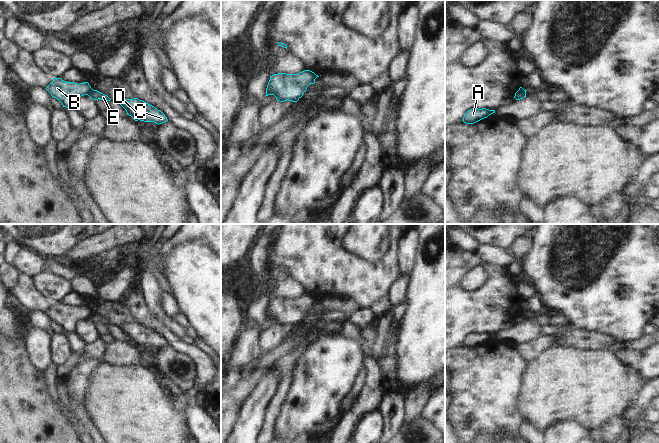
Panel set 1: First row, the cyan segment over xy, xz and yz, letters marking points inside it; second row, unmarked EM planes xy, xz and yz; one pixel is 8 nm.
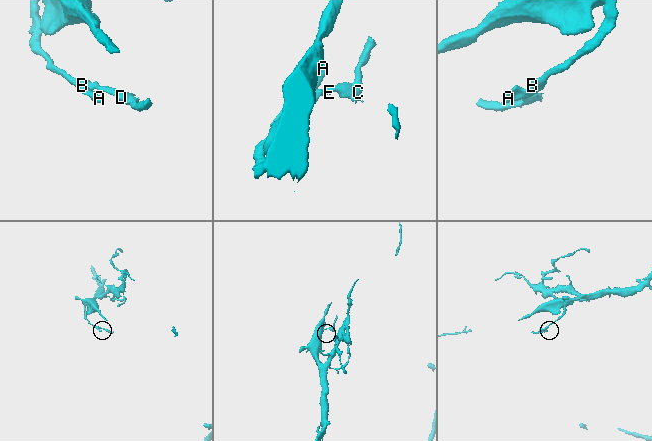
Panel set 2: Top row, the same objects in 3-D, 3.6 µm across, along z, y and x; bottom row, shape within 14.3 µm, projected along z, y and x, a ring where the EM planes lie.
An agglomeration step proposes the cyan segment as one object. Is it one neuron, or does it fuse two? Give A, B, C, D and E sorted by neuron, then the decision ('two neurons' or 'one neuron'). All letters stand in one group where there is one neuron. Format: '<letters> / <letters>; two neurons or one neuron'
A B / C D E; two neurons

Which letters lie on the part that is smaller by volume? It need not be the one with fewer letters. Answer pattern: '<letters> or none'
C, D, E

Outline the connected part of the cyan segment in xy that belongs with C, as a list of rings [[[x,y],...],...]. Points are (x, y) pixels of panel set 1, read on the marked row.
[[[138,98],[123,99],[120,105],[135,121],[154,122],[158,125],[168,121],[163,112]]]

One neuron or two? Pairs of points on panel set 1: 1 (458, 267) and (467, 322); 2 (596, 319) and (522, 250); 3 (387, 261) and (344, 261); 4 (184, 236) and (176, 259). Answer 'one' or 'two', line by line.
1: one
2: two
3: one
4: two

